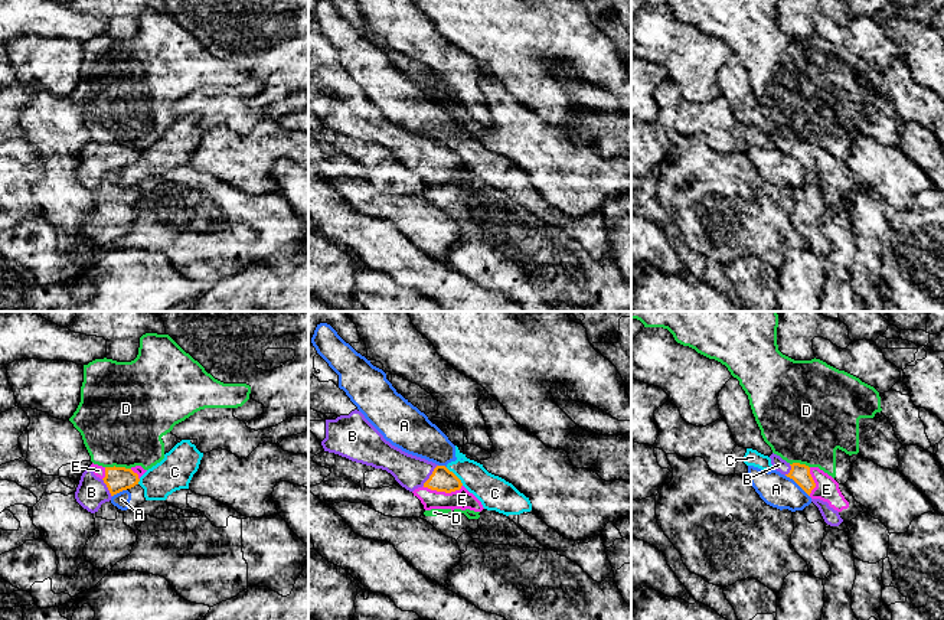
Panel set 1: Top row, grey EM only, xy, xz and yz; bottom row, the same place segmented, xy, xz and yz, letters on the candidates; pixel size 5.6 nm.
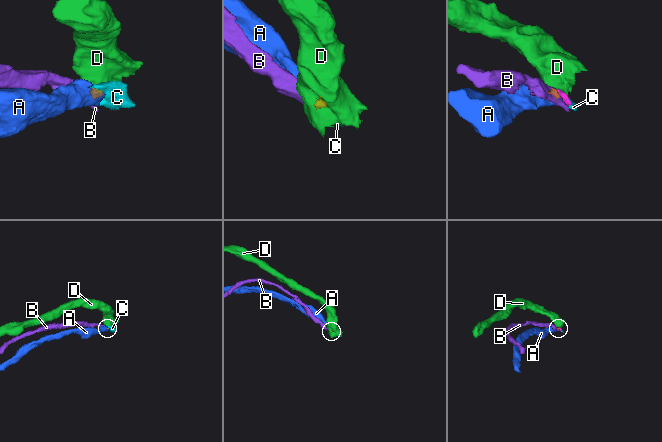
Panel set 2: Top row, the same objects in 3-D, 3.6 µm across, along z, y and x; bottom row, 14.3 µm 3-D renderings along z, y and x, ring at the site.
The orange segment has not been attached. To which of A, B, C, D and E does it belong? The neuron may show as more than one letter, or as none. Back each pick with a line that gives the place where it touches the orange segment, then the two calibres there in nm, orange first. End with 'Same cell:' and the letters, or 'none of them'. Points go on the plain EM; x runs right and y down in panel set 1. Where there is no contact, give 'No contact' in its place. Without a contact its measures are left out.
B: Touches orange at xz (431, 152). Thickness 130 nm (orange) against 190 nm
E: Touches orange at xz (443, 167). Thickness 130 nm (orange) against 110 nm
Same cell: B, E

